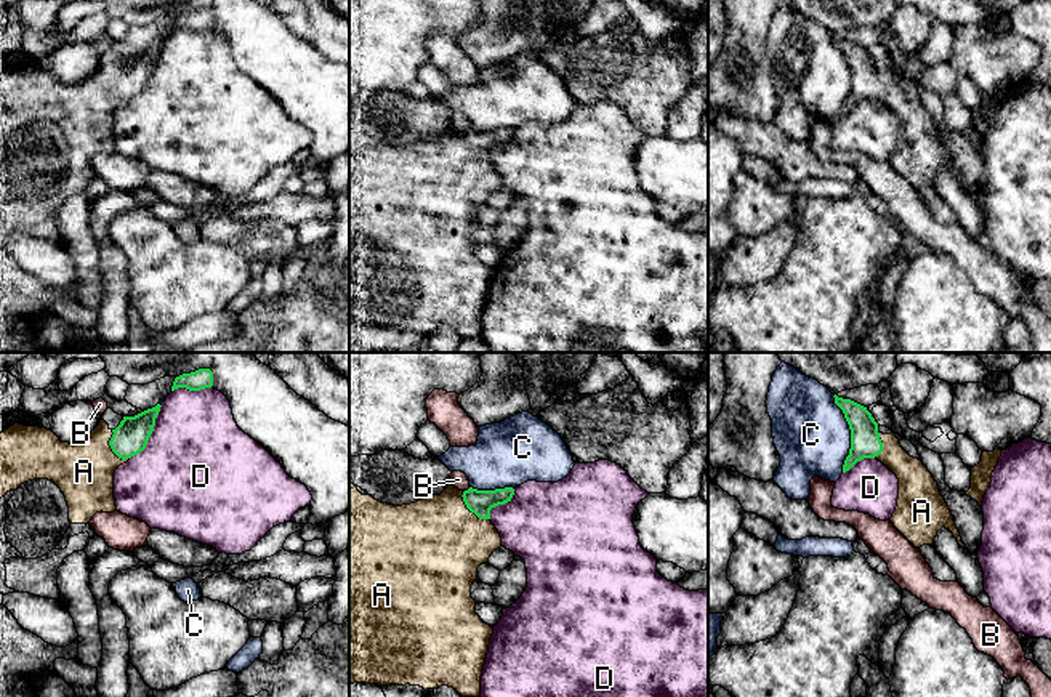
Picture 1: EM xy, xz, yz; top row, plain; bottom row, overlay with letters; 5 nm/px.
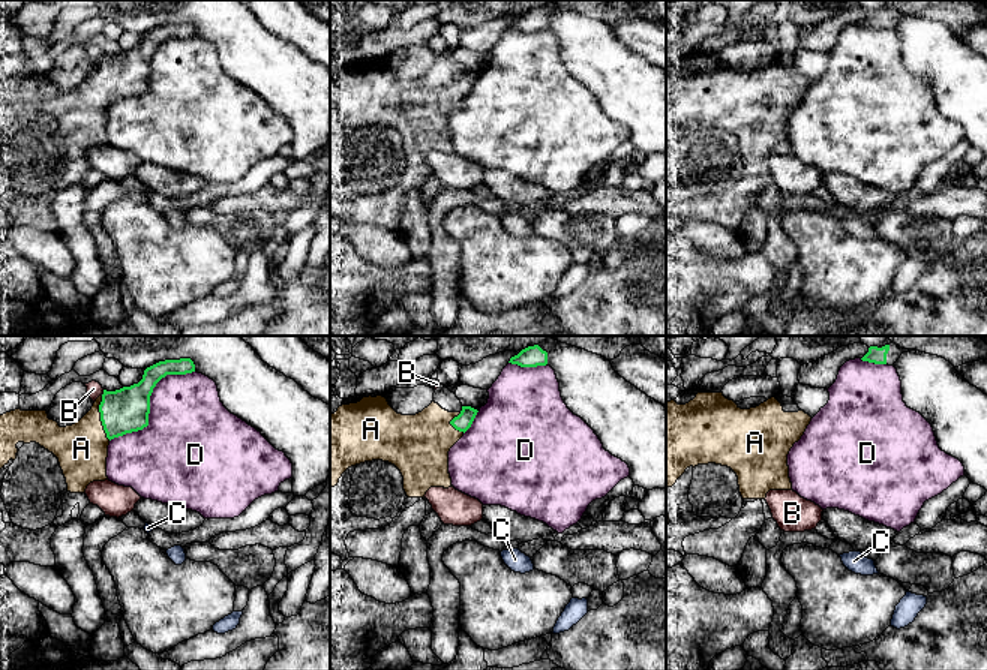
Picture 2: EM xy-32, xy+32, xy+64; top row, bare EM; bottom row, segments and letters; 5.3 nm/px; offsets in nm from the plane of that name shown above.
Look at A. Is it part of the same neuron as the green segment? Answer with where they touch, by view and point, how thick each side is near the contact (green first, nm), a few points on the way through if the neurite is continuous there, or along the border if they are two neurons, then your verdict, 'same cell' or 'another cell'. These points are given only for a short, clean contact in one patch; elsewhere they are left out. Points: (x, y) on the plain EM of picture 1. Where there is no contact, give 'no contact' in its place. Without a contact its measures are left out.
contact xz (470, 151); calibres 130 and 480 nm; way xz (479, 143), (470, 151), (434, 186); same cell

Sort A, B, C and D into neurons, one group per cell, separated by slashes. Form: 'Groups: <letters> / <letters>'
Groups: A / B / C / D

